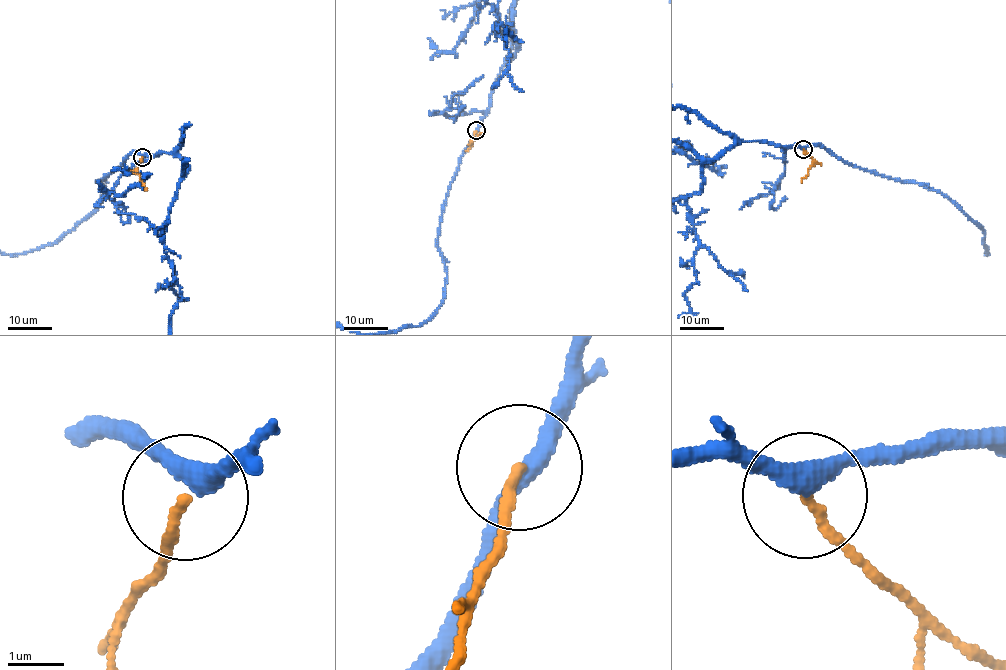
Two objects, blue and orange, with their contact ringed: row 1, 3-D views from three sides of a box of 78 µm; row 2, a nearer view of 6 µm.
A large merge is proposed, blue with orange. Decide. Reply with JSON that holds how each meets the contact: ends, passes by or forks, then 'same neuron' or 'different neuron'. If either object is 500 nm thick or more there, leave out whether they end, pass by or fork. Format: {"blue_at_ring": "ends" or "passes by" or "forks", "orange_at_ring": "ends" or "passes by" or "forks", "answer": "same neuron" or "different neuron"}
{"blue_at_ring": "passes by", "orange_at_ring": "ends", "answer": "same neuron"}

